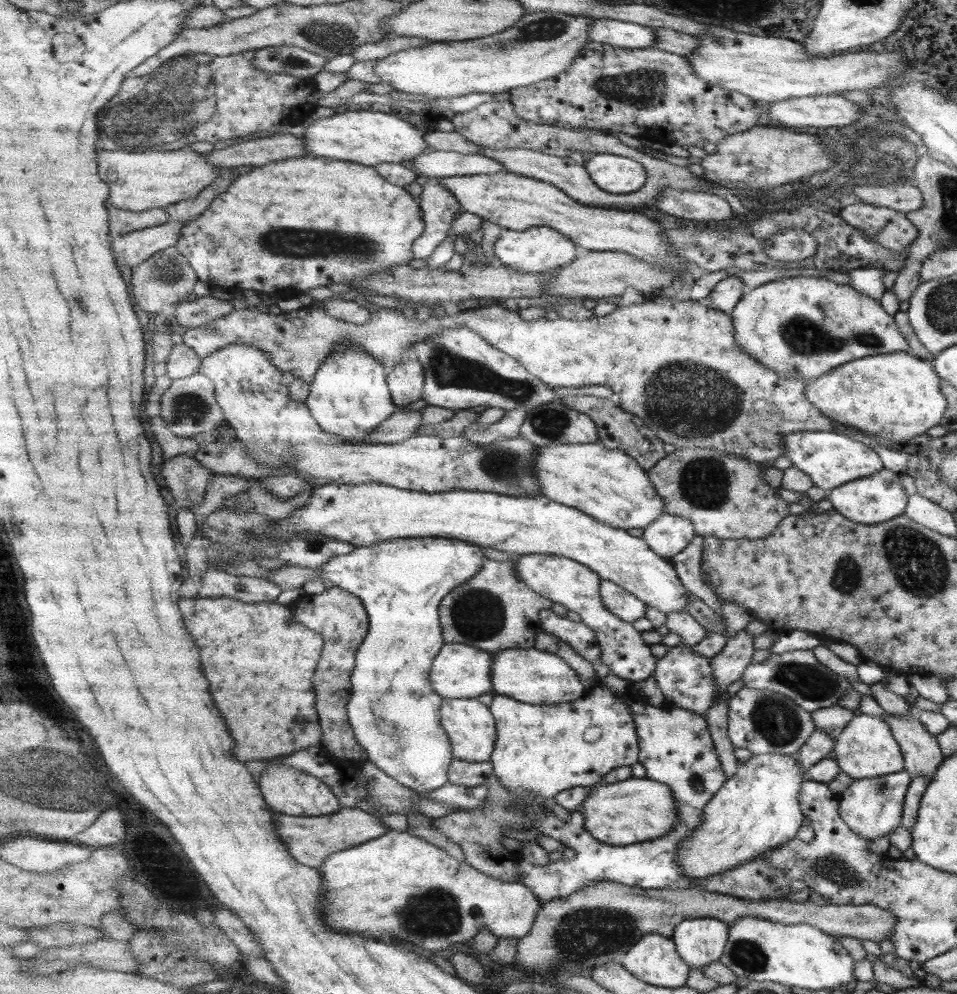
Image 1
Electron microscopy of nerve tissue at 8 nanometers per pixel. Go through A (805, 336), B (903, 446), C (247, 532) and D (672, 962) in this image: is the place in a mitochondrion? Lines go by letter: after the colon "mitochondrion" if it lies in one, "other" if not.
A: mitochondrion
B: other
C: mitochondrion
D: other

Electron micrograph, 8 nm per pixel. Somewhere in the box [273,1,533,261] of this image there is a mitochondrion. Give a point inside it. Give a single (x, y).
(334, 35)

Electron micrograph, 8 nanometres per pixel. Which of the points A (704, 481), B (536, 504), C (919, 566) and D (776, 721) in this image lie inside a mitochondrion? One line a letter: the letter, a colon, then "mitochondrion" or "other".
A: mitochondrion
B: other
C: mitochondrion
D: mitochondrion

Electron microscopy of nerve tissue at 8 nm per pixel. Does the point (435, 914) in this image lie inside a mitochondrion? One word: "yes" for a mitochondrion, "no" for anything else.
yes

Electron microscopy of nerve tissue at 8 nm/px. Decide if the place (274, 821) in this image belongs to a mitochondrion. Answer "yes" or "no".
no

